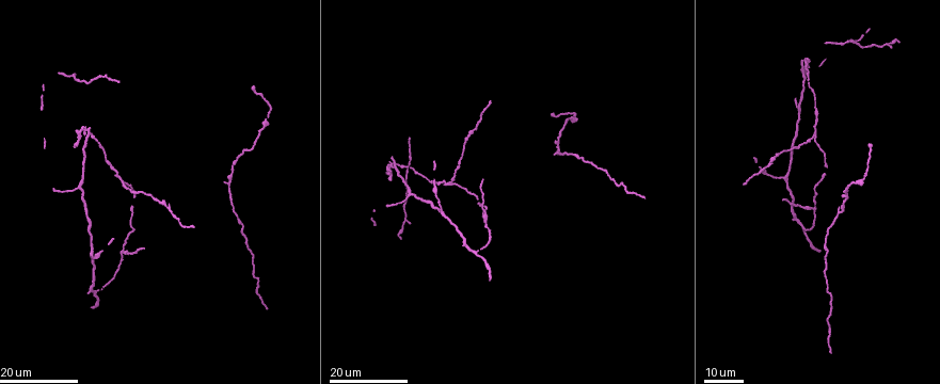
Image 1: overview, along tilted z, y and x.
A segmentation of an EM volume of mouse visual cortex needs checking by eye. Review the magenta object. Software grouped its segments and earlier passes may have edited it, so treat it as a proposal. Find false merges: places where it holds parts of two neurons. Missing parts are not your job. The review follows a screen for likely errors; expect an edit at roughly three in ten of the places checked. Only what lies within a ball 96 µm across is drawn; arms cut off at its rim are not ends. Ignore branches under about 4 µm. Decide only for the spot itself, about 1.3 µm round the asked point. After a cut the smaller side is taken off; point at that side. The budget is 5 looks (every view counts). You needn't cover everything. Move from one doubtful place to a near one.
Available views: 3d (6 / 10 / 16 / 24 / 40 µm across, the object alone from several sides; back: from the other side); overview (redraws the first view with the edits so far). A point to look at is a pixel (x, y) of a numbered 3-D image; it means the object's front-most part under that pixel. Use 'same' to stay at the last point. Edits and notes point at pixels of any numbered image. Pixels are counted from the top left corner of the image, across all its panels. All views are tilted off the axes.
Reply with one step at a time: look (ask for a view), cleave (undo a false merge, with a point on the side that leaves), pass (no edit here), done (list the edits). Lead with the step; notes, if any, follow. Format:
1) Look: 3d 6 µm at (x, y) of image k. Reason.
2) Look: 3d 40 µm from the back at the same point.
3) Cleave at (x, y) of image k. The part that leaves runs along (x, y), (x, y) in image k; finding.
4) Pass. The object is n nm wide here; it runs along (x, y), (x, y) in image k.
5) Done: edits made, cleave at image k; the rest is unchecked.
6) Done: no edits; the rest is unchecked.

Look: 3d 24 µm at (814, 207) of image 1. Three-way junction.

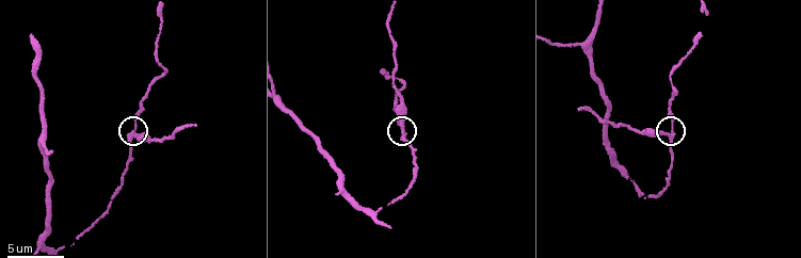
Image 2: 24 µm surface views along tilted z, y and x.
Look: 3d 6 µm at (403, 131) of image 2.

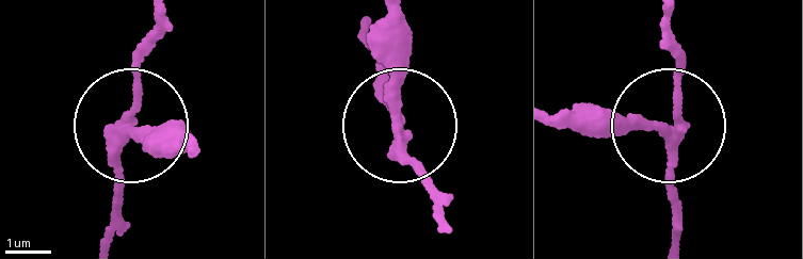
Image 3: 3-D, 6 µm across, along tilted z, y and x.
Cleave at (400, 70) of image 3. The side arm is 13 µm long; 3 arms meet here; two neurons meet here.

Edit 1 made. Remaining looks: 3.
Look: overview. See it whole again.

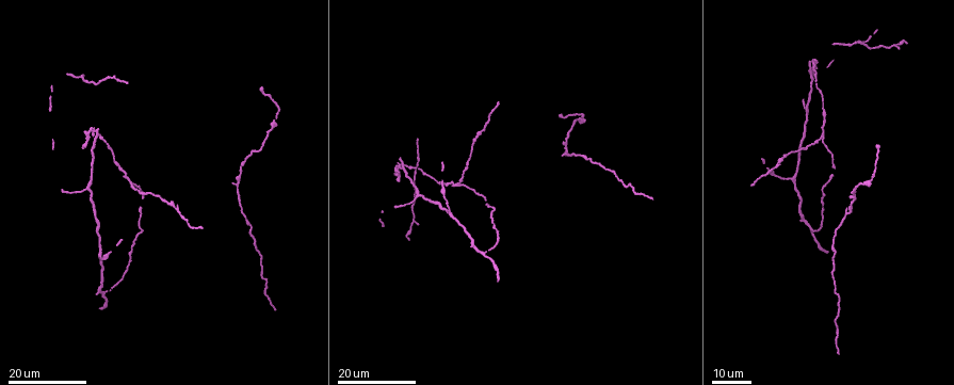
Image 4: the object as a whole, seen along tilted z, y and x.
Look: 3d 16 µm at (417, 195) of image 4. A fork.

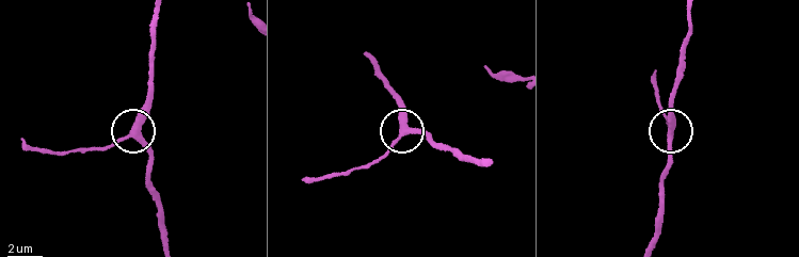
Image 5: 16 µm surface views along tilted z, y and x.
Look: 3d 6 µm at (671, 135) of image 5. Zoom in.

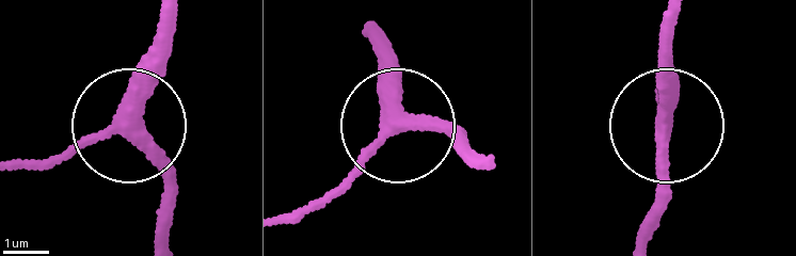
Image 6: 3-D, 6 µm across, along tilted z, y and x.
Pass. The side arm is 8 µm long; 3 arms meet here; one neuron here.

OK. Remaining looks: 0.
Done: edits made, cleave at image 3; the rest is unchecked.

